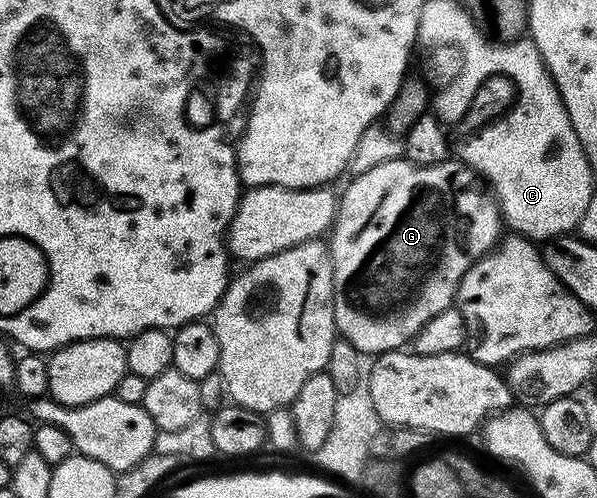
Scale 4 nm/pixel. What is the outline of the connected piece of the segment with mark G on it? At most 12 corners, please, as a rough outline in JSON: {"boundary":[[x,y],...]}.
{"boundary":[[458,158],[348,179],[335,330],[410,345],[505,225]]}

